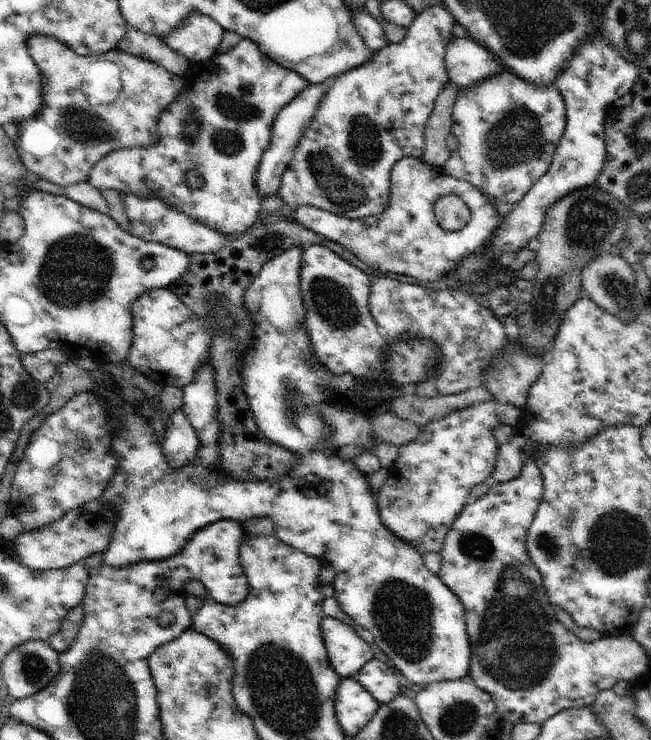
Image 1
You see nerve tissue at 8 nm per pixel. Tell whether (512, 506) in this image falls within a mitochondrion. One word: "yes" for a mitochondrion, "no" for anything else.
no

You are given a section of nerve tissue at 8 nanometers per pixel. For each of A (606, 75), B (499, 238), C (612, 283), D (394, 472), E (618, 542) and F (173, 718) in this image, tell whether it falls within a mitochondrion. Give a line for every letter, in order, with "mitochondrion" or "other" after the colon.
A: other
B: other
C: mitochondrion
D: other
E: mitochondrion
F: other

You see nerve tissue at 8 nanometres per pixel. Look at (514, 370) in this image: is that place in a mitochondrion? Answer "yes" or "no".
yes

